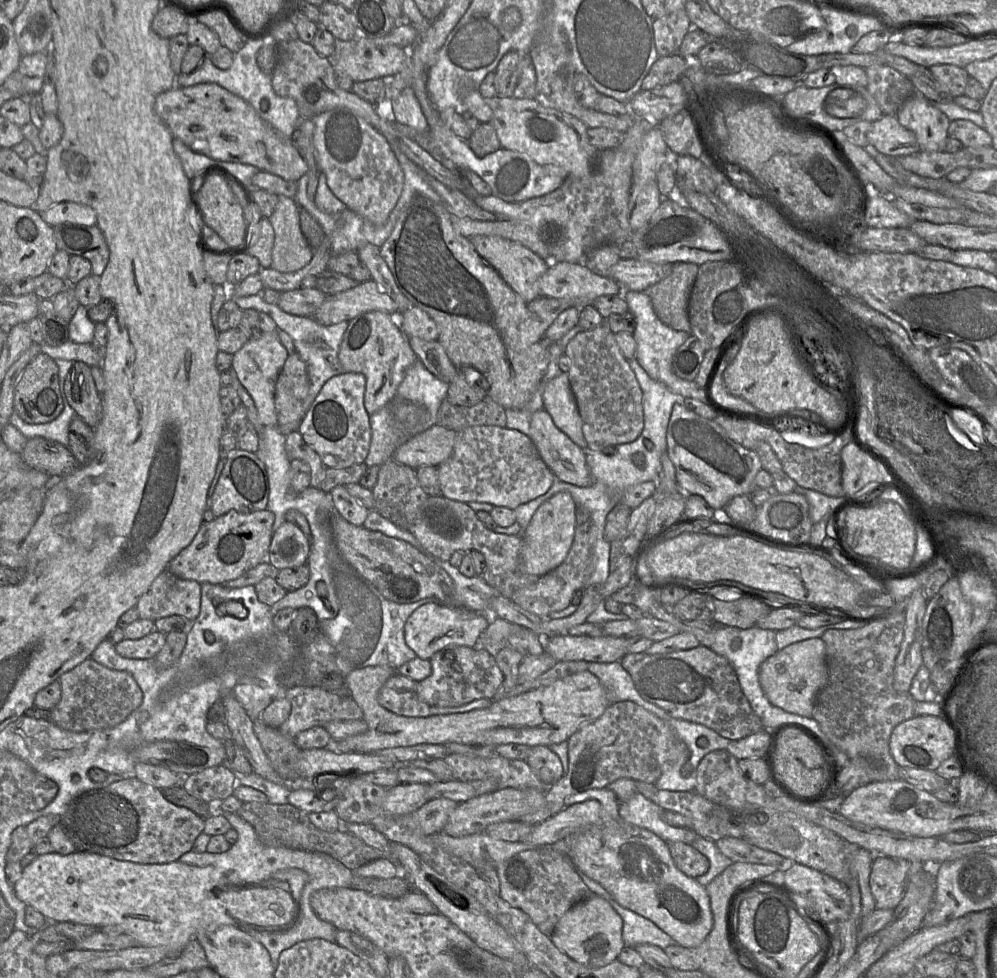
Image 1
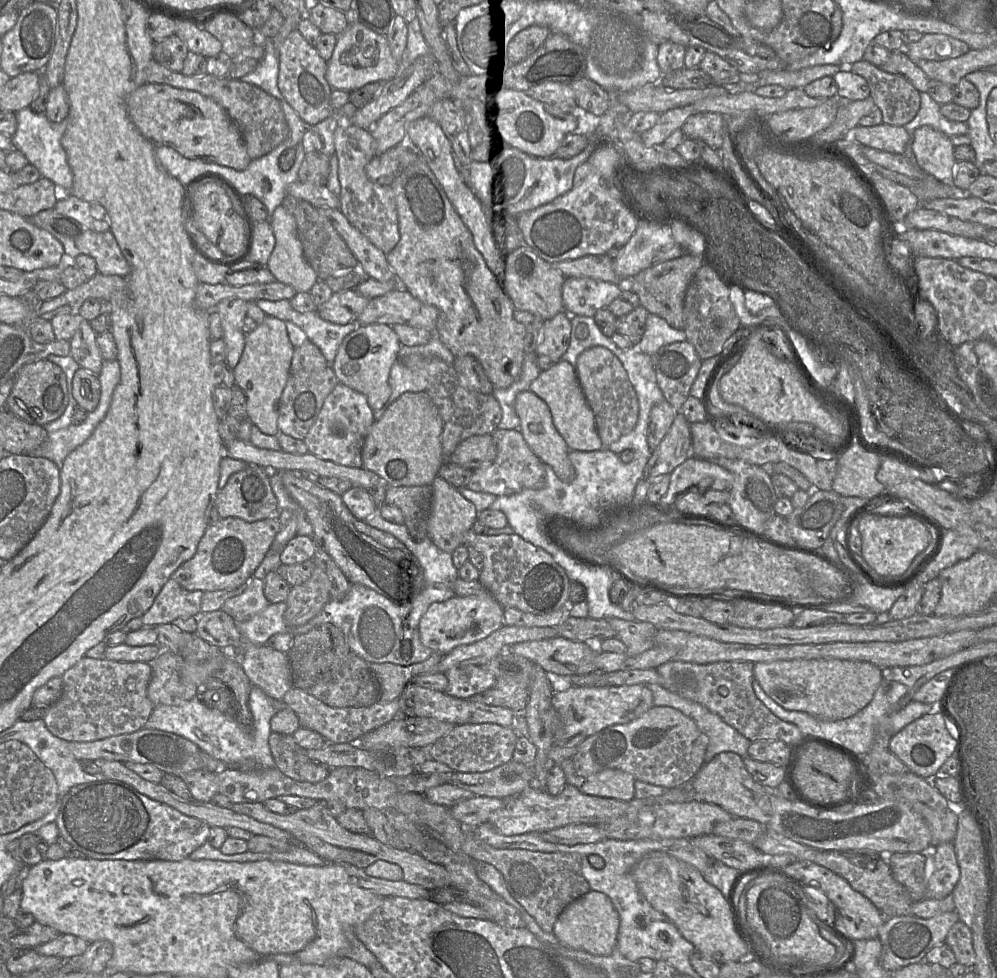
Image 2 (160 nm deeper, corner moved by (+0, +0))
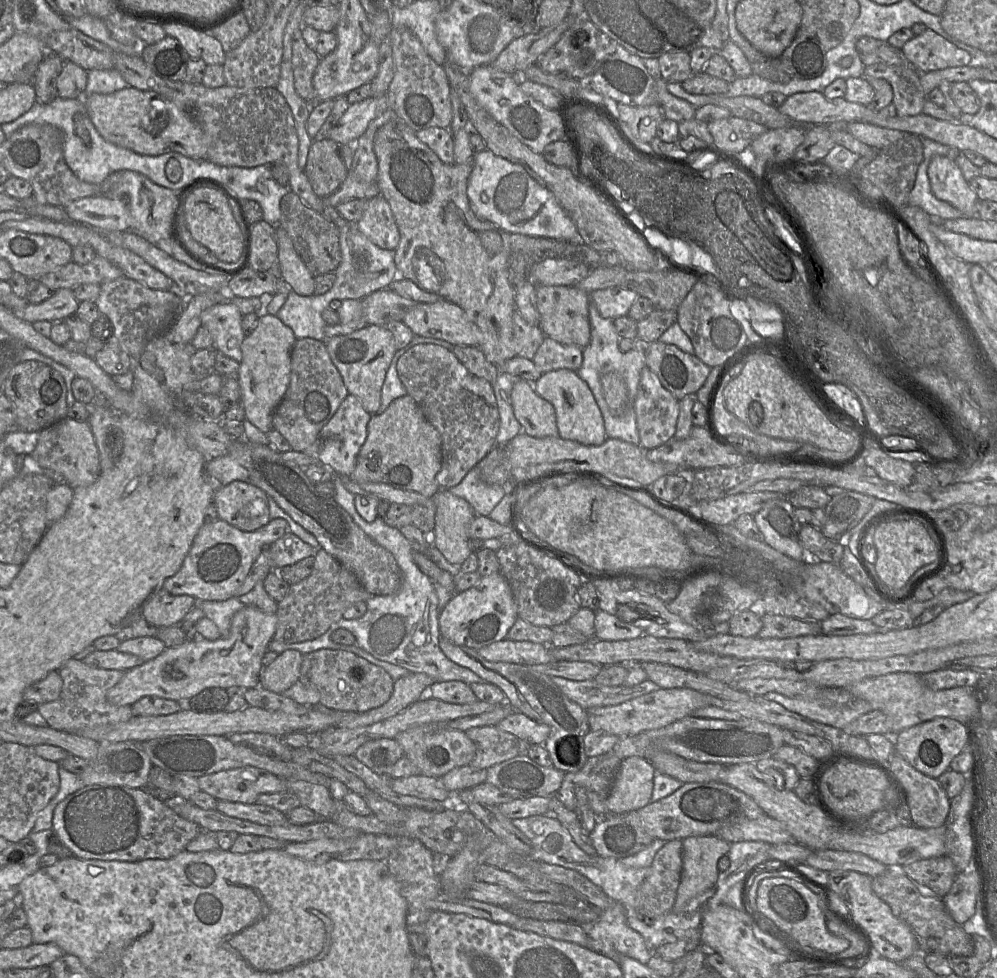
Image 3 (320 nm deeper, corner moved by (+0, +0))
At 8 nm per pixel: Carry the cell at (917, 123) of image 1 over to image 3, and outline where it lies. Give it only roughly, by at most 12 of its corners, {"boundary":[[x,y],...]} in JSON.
{"boundary":[[934,156],[928,177],[934,195],[977,215],[977,194],[956,161]]}

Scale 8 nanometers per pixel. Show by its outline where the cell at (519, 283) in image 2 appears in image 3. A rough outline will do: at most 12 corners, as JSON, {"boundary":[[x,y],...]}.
{"boundary":[[535,285],[545,336],[581,349],[590,342],[589,294]]}

